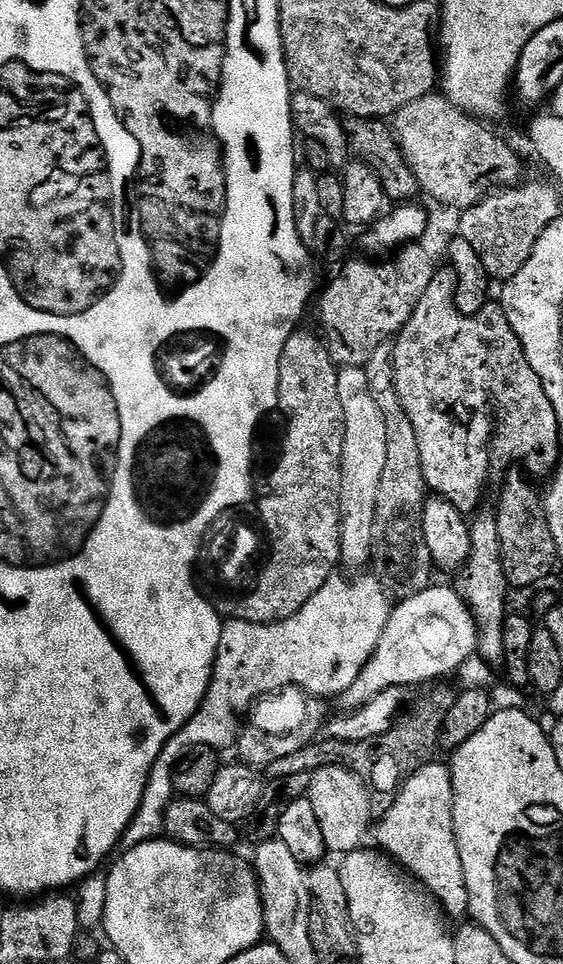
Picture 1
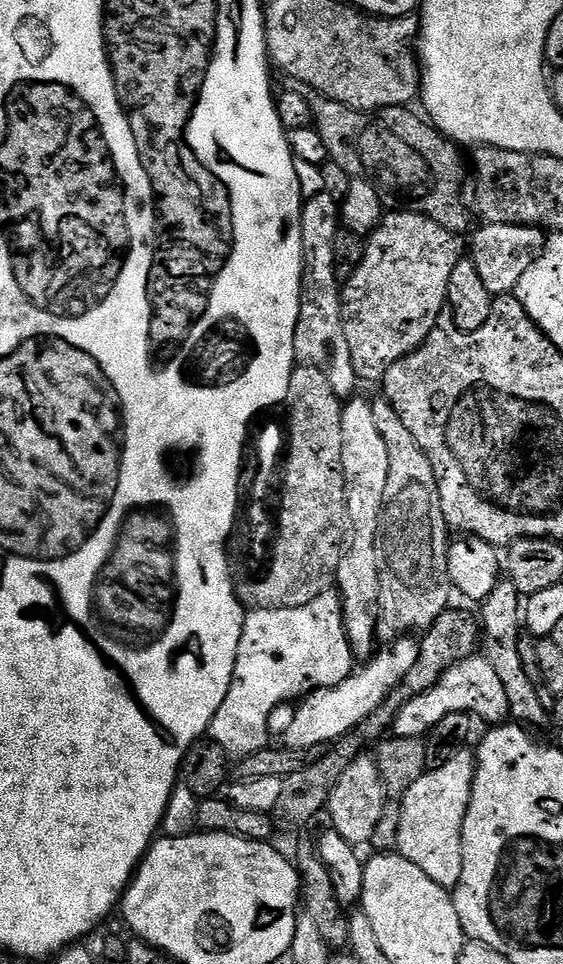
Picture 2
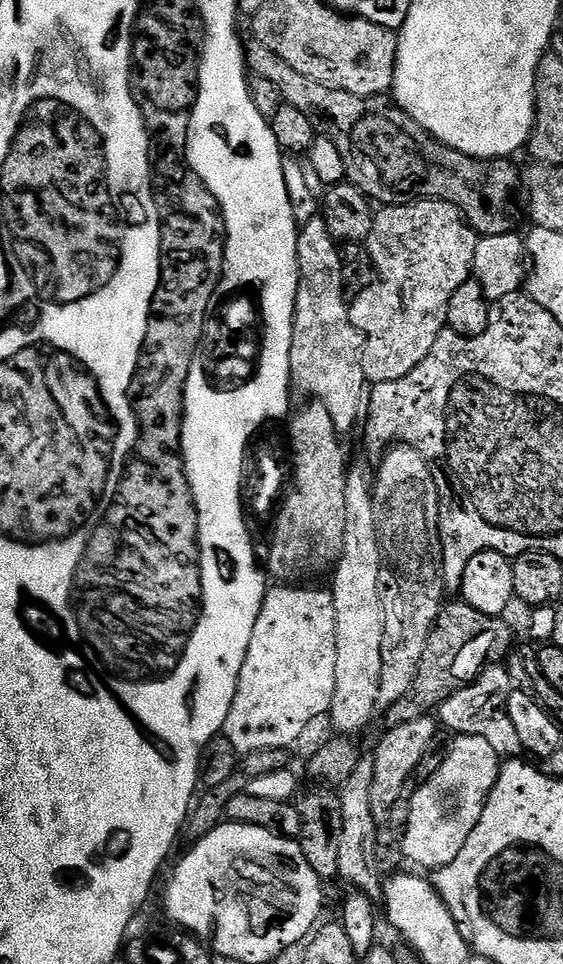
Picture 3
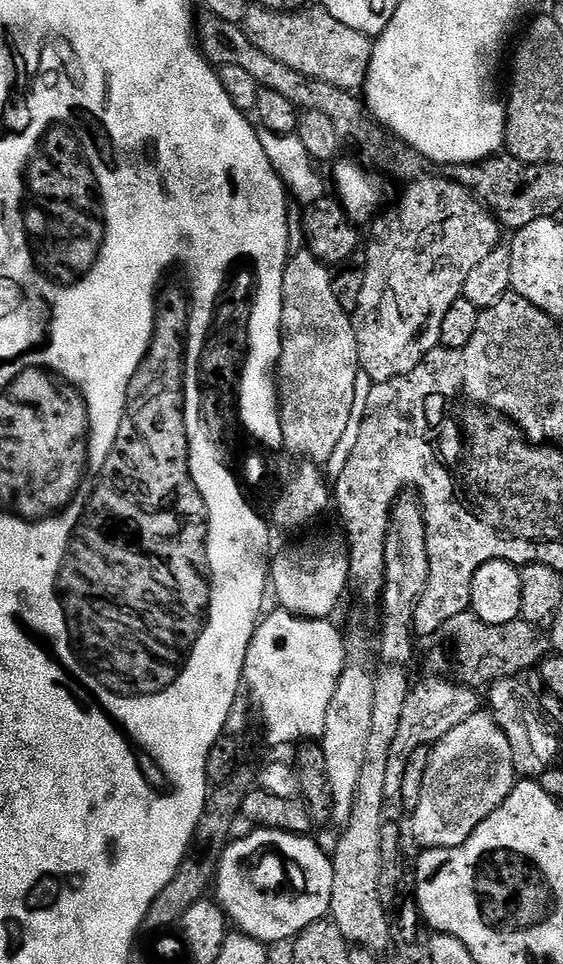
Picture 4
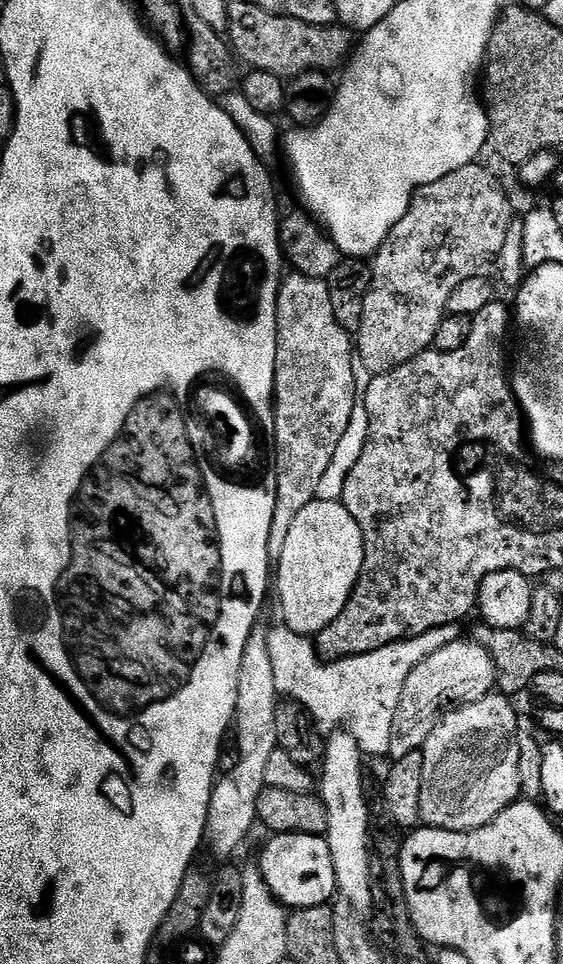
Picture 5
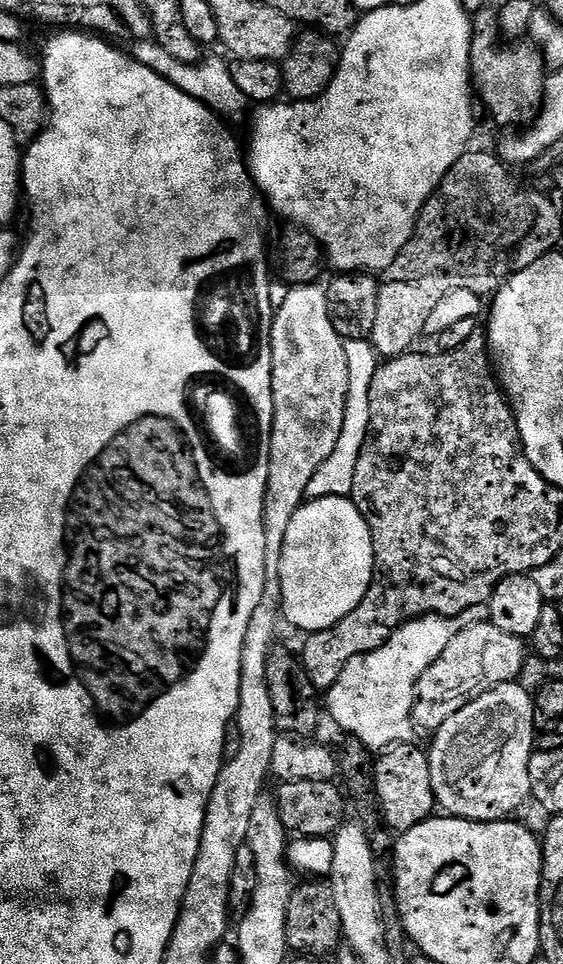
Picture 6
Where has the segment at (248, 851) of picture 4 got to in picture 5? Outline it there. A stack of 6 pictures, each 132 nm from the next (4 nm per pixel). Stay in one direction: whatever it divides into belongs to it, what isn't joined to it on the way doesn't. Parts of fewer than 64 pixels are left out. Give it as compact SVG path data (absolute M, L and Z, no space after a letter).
M276 834L271 839L258 863L272 895L288 910L328 904L332 892L334 896L334 877L327 839L310 834Z

